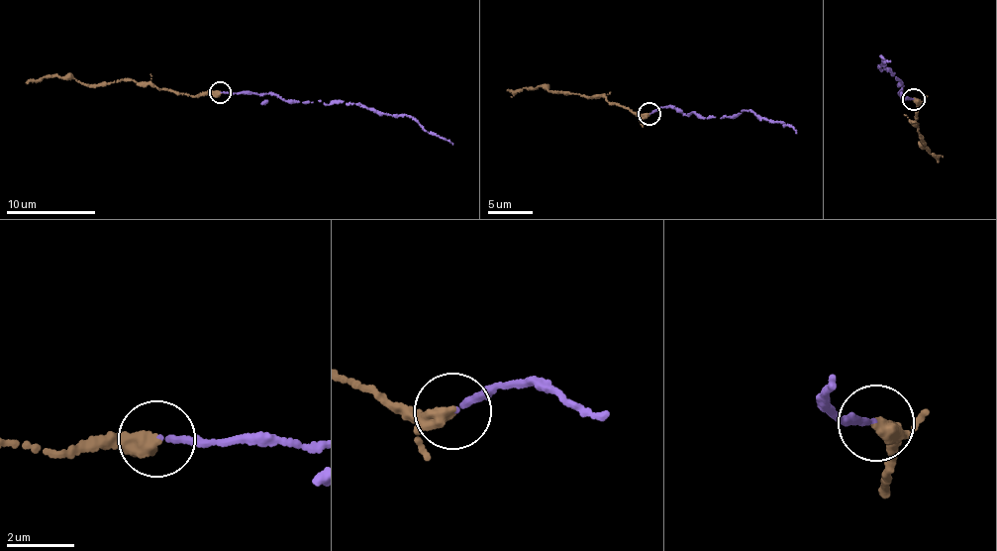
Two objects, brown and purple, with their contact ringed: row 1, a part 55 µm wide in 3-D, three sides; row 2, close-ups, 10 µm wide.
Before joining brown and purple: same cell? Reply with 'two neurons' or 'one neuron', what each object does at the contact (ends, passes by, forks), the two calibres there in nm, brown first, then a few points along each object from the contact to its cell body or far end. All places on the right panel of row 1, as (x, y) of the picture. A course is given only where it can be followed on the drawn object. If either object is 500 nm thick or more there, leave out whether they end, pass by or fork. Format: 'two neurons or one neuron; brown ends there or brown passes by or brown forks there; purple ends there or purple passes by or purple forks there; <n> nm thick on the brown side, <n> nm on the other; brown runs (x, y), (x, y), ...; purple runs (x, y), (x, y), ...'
one neuron; brown ends there; purple ends there; 460 nm thick on the brown side, 190 nm on the other; brown runs (913, 100), (919, 104), (914, 122), (912, 120), (918, 125), (917, 131), (926, 144), (922, 148), (938, 163); purple runs (912, 99), (898, 93), (902, 88), (895, 73), (877, 67), (882, 64), (880, 55), (884, 63), (890, 60)

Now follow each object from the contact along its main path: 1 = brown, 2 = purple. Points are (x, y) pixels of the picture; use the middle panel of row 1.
1: (648, 113), (639, 116), (602, 96), (587, 98), (578, 93), (553, 93), (542, 85), (506, 89)
2: (650, 113), (671, 105), (679, 112), (720, 119), (750, 109), (763, 118), (785, 124), (796, 133)

